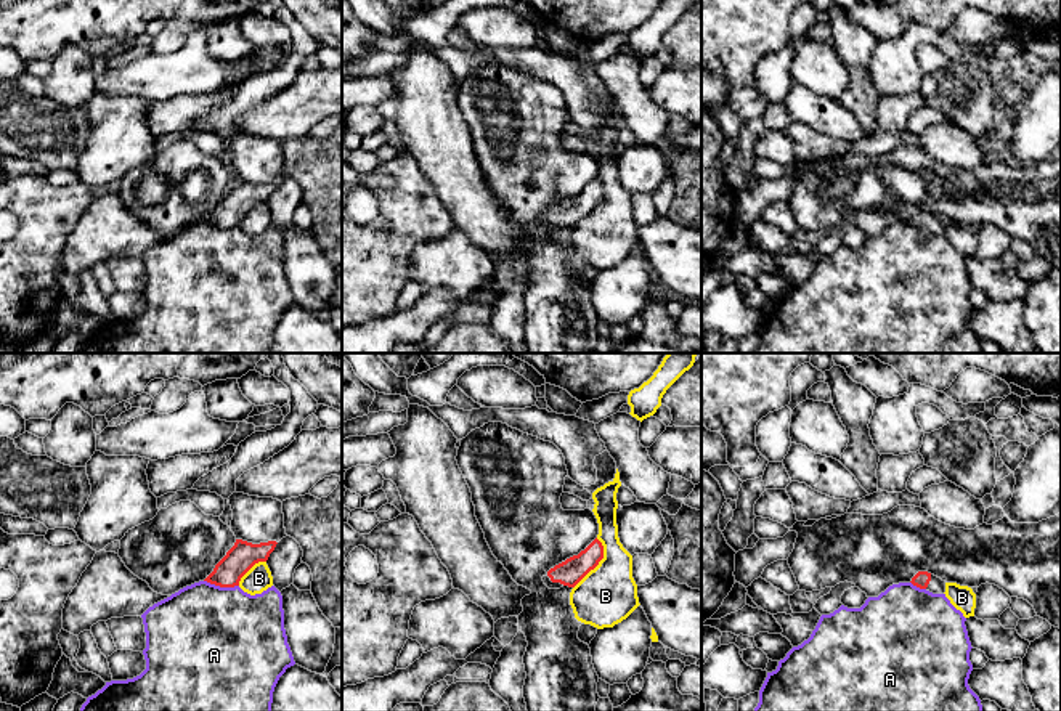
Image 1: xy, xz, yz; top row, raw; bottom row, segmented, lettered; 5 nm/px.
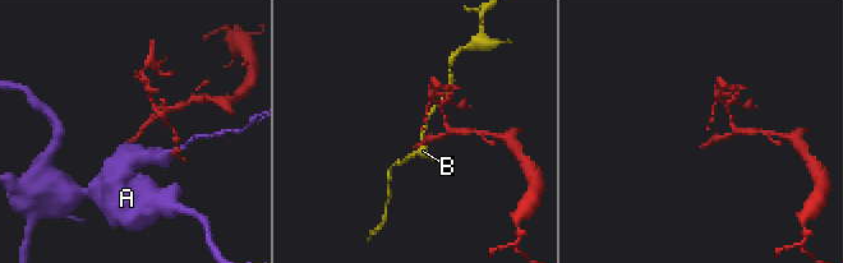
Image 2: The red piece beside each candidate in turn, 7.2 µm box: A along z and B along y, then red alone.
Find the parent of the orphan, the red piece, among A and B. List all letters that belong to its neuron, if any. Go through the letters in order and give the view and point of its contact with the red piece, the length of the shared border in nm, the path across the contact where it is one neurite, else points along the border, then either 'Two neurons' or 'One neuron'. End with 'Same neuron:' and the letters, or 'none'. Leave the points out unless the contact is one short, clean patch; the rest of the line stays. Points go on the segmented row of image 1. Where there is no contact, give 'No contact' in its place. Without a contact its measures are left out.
A: Touches red at xy (222, 586). Shared border 180 nm. Two neurons
B: Touches red at xz (597, 564). Shared border 280 nm. Boundary: xz (597, 538), (602, 546), (602, 559), (573, 588). Two neurons
Same neuron: none

